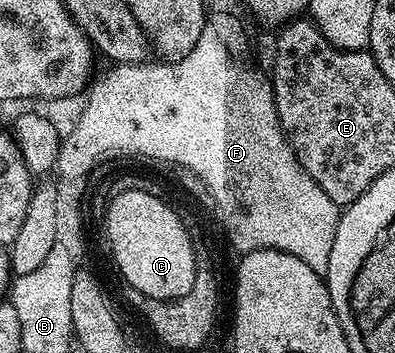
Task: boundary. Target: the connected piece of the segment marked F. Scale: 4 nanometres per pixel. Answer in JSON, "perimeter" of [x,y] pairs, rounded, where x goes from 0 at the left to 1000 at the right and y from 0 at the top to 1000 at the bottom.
{"perimeter":[[[529,74],[509,96],[509,108],[499,108],[499,130],[489,130],[489,142],[478,142],[478,153],[468,153],[468,164],[441,176],[405,178],[400,184],[405,193],[380,193],[380,178],[372,176],[359,181],[284,178],[273,204],[256,207],[258,201],[253,201],[233,224],[213,286],[200,363],[182,382],[185,397],[200,397],[200,405],[195,414],[165,416],[165,431],[149,431],[139,473],[142,490],[149,487],[182,521],[200,521],[205,490],[218,487],[223,470],[241,476],[248,442],[281,442],[289,431],[314,431],[322,442],[375,442],[390,459],[413,453],[456,465],[476,473],[527,533],[529,550],[544,567],[562,654],[570,663],[575,654],[575,669],[570,666],[572,688],[585,688],[597,703],[592,708],[597,717],[623,720],[643,714],[651,703],[689,703],[762,731],[762,742],[772,742],[782,754],[782,765],[810,776],[825,773],[833,754],[833,717],[843,711],[843,674],[853,652],[853,629],[863,609],[861,581],[848,578],[843,561],[833,561],[833,550],[823,550],[823,538],[813,538],[813,527],[803,527],[803,516],[792,516],[792,504],[782,504],[782,493],[752,459],[752,448],[727,399],[727,382],[716,377],[716,360],[701,334],[701,300],[696,297],[696,269],[686,252],[684,224],[668,207],[663,215],[661,207],[643,204],[641,195],[623,193],[615,181],[603,181],[592,167],[603,170],[585,139],[570,130],[554,91],[542,76]]]}

